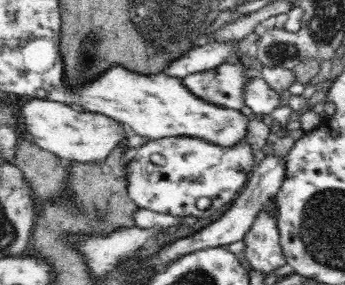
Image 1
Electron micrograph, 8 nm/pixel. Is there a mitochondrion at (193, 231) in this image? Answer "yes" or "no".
no

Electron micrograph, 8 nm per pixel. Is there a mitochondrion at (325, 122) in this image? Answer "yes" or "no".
no

